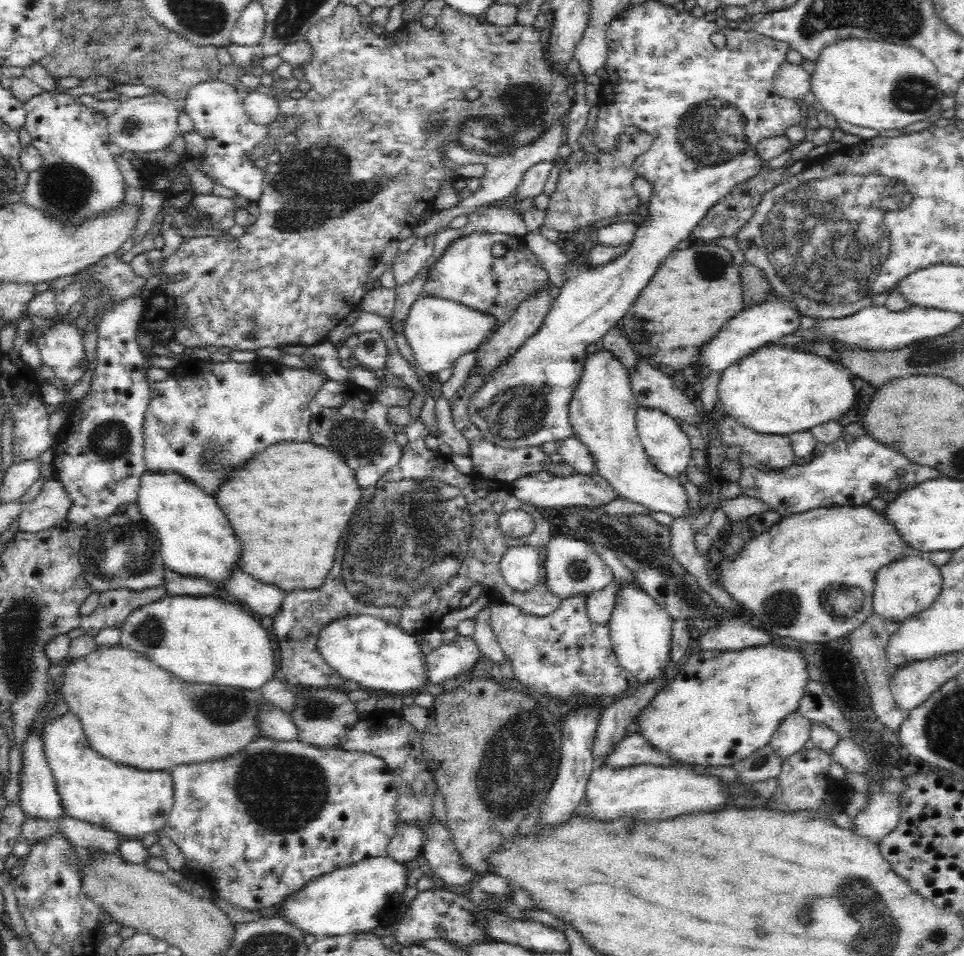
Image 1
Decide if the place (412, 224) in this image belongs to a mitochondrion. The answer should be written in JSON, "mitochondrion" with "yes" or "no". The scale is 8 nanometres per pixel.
{"mitochondrion":"no"}

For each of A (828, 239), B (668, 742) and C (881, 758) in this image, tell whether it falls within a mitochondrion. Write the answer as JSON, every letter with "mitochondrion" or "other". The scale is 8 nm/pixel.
{"A":"mitochondrion","B":"other","C":"other"}

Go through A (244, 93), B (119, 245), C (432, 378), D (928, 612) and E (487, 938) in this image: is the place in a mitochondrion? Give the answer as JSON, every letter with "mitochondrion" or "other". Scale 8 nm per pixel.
{"A":"other","B":"other","C":"other","D":"other","E":"other"}

